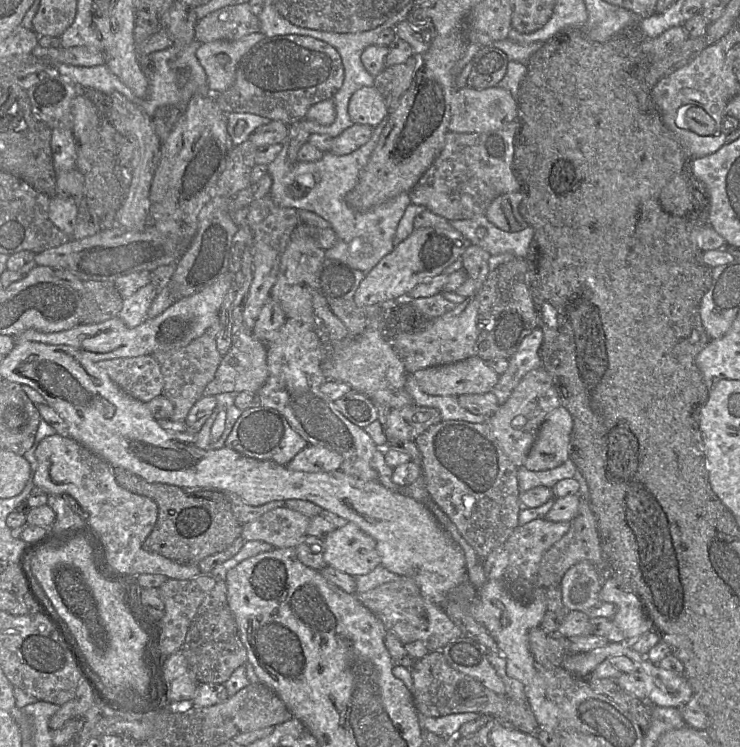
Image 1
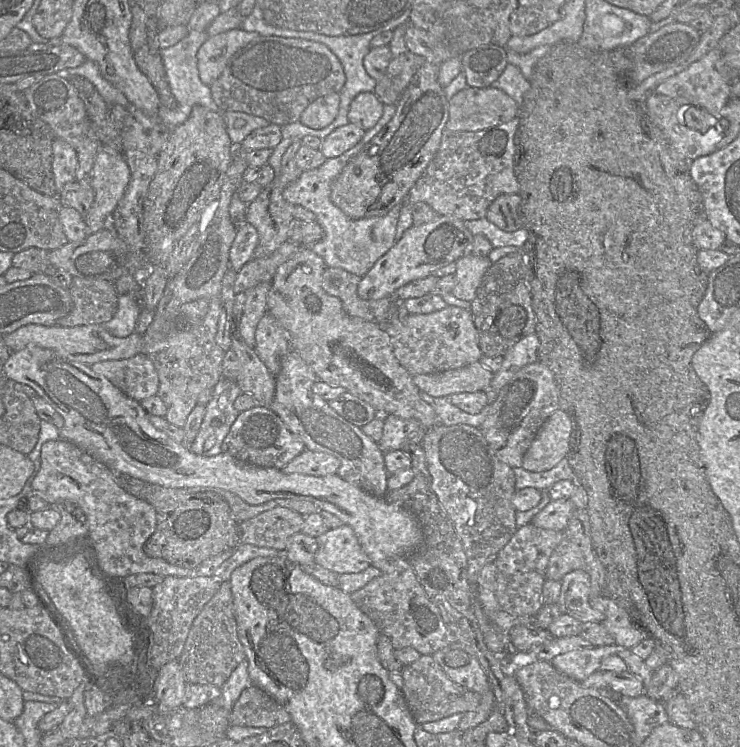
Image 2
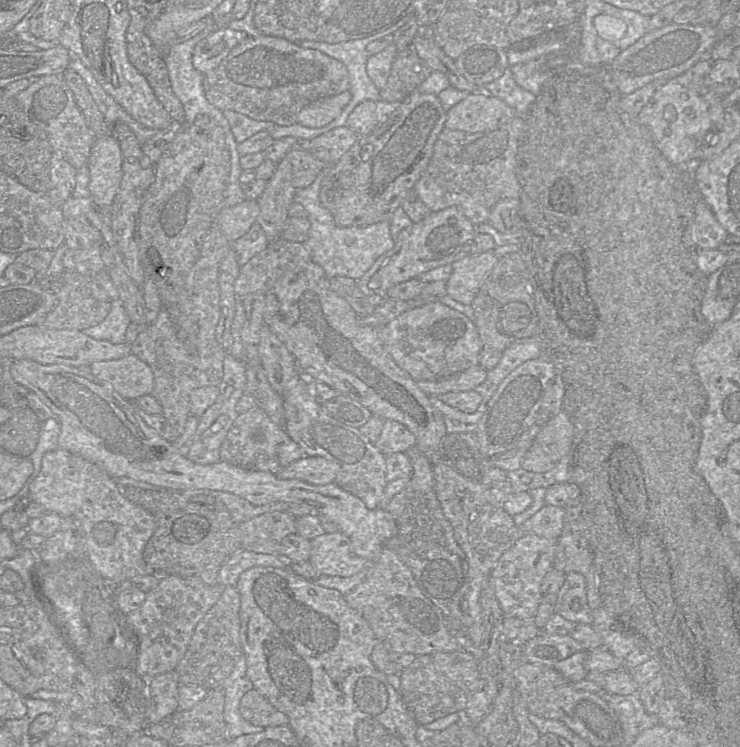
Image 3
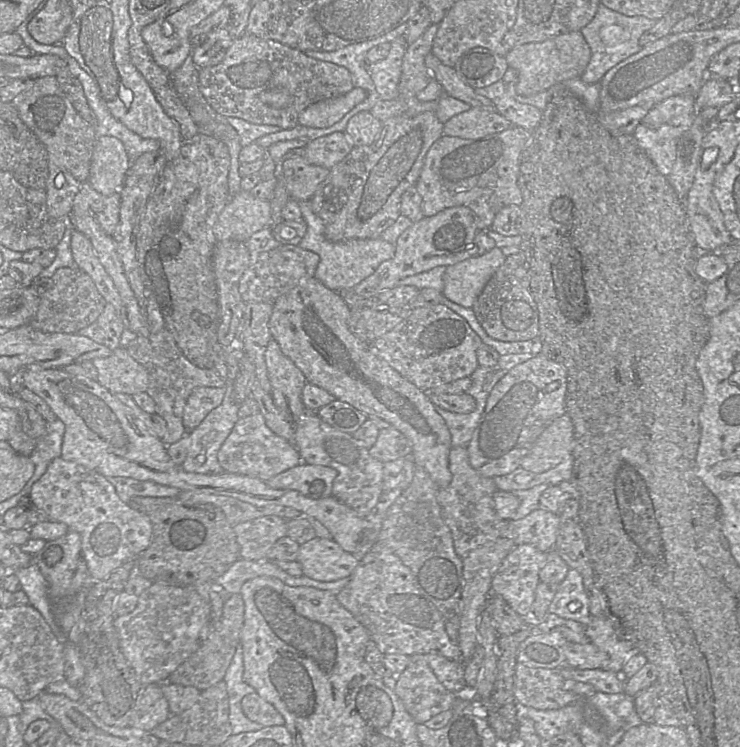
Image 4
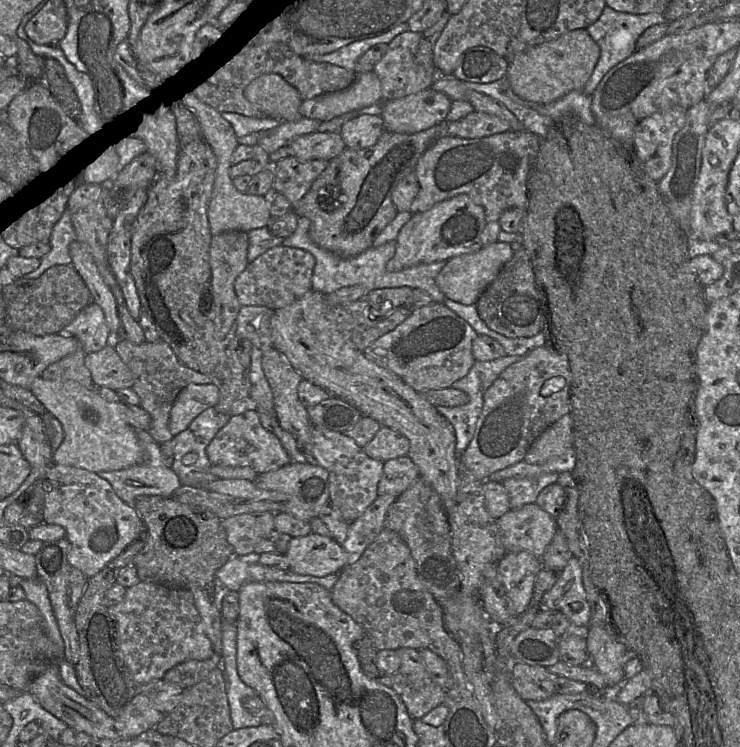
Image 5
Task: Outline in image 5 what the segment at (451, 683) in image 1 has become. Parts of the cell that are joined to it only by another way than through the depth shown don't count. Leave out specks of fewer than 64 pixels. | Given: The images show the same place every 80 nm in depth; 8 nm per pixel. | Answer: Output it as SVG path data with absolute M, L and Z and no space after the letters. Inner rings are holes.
M399 648L395 651L401 665L392 675L392 689L403 701L411 718L421 719L444 703L445 691L427 673L418 650Z

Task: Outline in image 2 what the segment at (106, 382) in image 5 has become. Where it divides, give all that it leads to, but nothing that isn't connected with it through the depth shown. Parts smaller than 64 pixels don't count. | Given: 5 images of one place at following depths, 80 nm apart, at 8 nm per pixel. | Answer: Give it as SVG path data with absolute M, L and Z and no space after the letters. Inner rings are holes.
M142 352L130 358L97 362L90 367L138 402L158 392L158 373L153 362Z

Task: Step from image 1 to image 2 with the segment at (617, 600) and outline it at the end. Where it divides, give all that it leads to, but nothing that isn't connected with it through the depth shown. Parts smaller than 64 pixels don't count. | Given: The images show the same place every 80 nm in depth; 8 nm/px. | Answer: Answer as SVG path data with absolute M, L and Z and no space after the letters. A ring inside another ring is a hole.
M605 595L591 598L591 606L604 614L602 623L614 637L614 644L633 648L648 636L647 631L636 622L625 607Z

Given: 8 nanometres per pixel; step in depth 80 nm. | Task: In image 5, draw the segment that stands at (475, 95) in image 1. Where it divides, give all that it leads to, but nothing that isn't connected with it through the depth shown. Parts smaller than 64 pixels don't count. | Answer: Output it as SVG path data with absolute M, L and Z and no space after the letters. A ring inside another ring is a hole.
M473 111L462 119L448 123L446 134L465 139L474 139L498 134L510 129L510 125L495 115Z

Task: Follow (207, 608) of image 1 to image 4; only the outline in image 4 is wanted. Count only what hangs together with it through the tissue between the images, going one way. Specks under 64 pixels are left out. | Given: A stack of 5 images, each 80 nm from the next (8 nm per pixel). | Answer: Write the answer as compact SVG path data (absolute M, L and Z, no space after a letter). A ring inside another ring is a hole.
M230 595L224 602L221 618L217 622L209 622L206 636L199 648L183 662L170 676L168 682L183 686L192 686L203 691L222 681L240 643L240 634L244 622L244 602L240 595Z

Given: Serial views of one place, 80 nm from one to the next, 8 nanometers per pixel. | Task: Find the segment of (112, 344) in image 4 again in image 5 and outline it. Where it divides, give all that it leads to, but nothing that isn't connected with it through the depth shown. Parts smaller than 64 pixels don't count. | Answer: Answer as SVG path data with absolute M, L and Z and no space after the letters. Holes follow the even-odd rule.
M92 302L59 334L77 339L81 348L88 354L105 348L112 333L102 309Z

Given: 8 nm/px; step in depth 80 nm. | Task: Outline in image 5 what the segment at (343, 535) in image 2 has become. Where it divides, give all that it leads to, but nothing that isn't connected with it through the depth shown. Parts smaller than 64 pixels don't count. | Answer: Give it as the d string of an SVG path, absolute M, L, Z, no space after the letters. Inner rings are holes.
M309 534L292 538L285 554L291 572L298 575L326 577L338 575L348 564L348 554L334 539Z

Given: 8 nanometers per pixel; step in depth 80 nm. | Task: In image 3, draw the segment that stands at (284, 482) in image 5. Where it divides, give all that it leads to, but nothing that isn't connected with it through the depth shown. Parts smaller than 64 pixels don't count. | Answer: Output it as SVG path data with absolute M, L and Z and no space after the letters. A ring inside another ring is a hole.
M304 456L278 472L281 480L297 479L312 485L327 485L335 481L340 466L319 456Z

